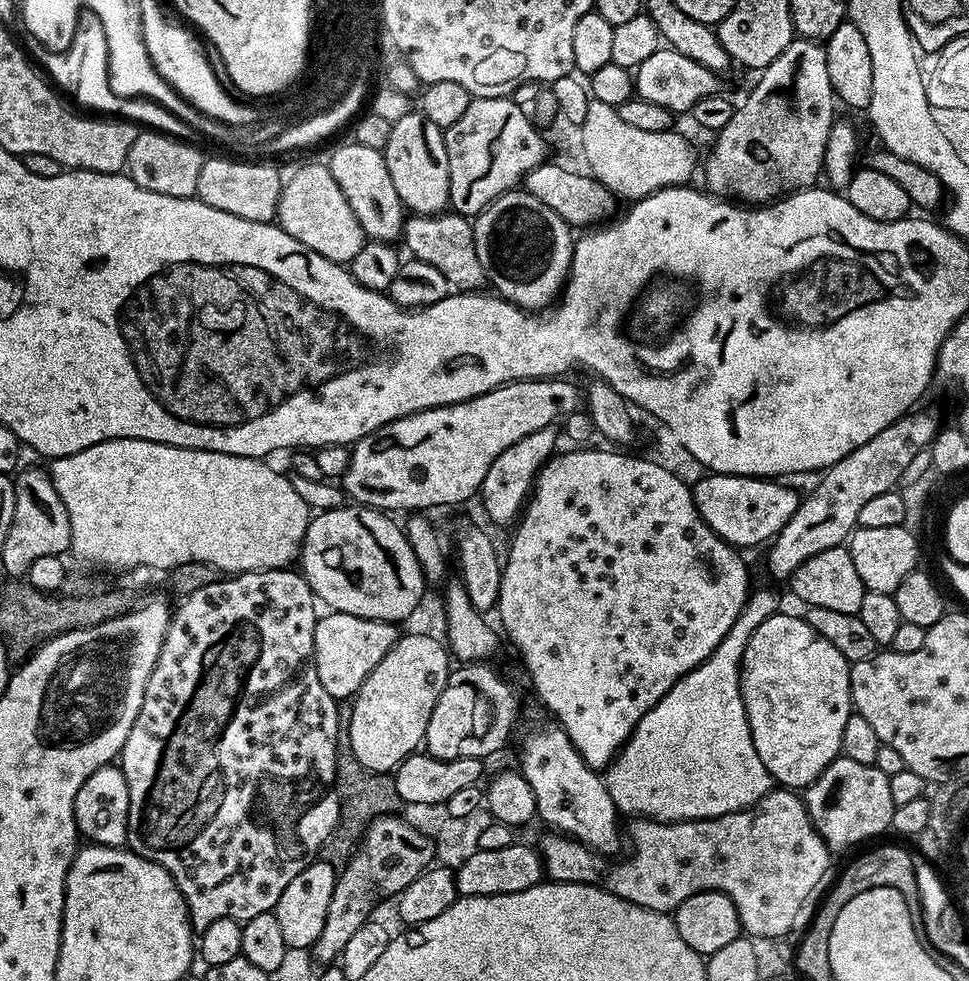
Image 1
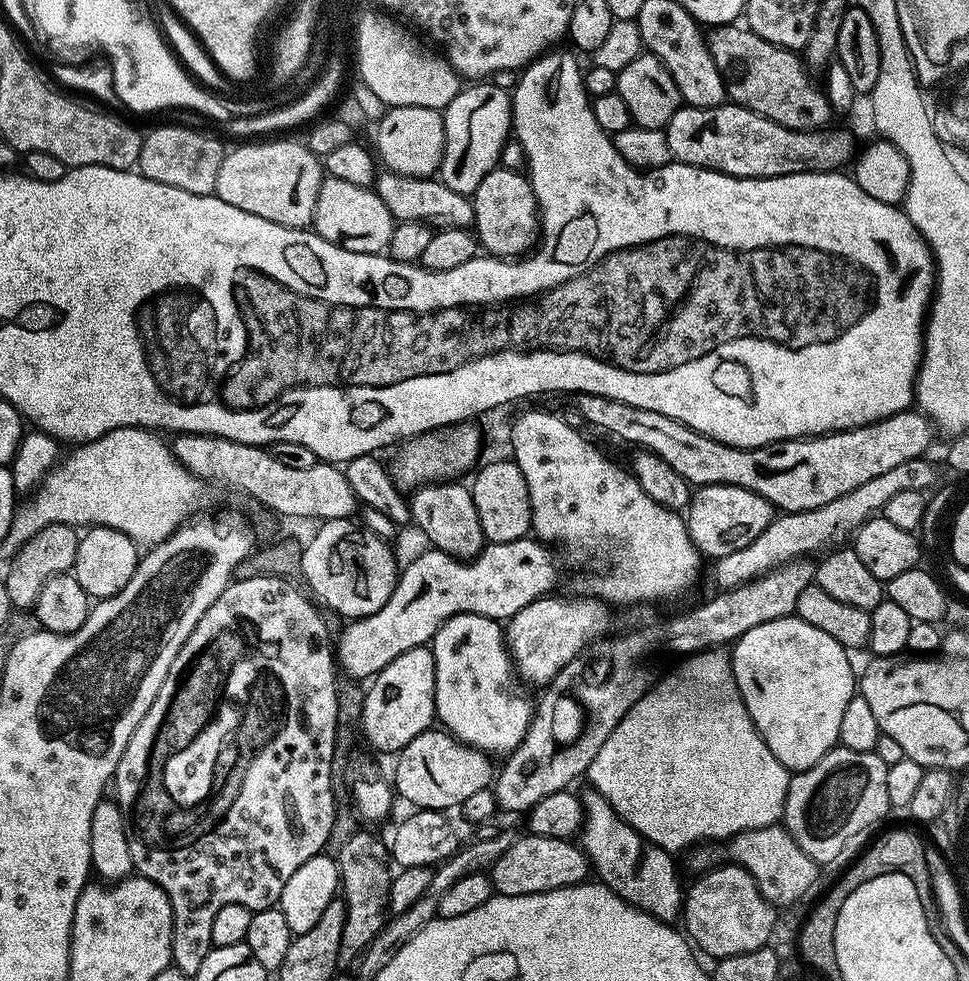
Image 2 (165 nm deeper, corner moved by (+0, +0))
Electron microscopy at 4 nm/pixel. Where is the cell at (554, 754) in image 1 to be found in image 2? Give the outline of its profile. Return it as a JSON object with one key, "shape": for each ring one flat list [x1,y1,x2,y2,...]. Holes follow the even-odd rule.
{"shape":[[594,790,583,793,584,827,578,833,579,847,584,849,591,871,598,875,599,883,605,884,627,904,653,916,664,924,679,921,684,907,685,889,680,888,680,876,676,873,673,853,654,846,638,830,634,830]]}

